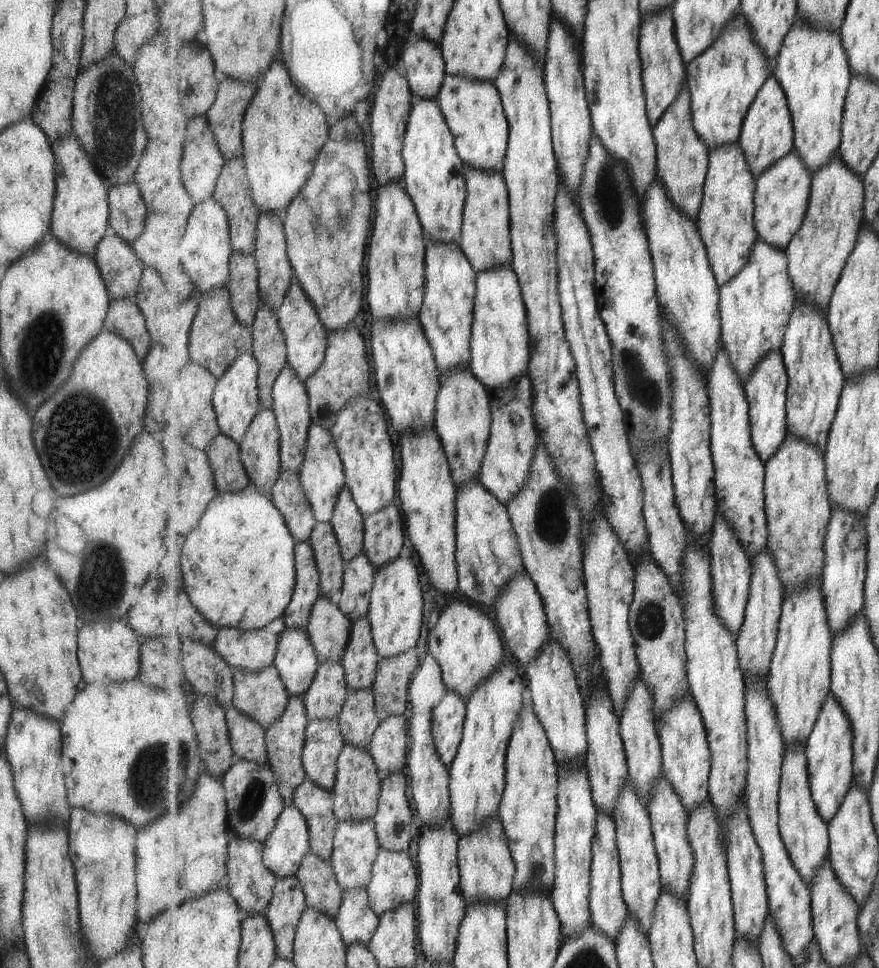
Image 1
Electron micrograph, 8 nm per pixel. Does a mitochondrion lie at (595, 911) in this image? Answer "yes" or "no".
no

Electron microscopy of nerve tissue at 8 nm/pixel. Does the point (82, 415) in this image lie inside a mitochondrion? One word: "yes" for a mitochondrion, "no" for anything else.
yes

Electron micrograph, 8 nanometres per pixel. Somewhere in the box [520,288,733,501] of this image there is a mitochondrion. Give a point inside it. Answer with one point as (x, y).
(642, 388)

